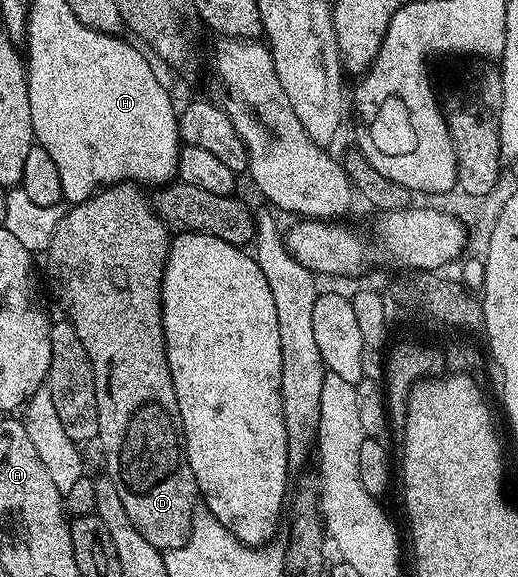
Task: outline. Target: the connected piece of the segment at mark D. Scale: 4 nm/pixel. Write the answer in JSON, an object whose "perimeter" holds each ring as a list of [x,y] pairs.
{"perimeter":[[[112,183],[109,187],[102,187],[94,191],[93,196],[82,203],[74,203],[65,212],[65,216],[55,226],[54,236],[51,237],[47,250],[49,256],[49,287],[57,294],[59,302],[65,306],[64,314],[69,324],[79,333],[79,341],[83,341],[83,349],[87,349],[87,357],[91,357],[91,365],[95,373],[95,401],[99,409],[99,433],[96,442],[101,443],[101,451],[105,454],[104,474],[115,485],[115,493],[119,493],[119,501],[123,501],[123,509],[127,509],[127,517],[131,517],[133,524],[163,553],[171,549],[179,549],[187,541],[193,528],[193,510],[199,506],[197,482],[195,473],[191,473],[191,465],[187,461],[185,452],[185,438],[181,432],[181,418],[179,405],[175,401],[175,385],[171,381],[171,369],[167,365],[167,349],[165,348],[165,334],[163,333],[163,317],[161,316],[161,286],[163,273],[169,256],[169,241],[171,232],[161,218],[153,211],[153,204],[141,192],[138,184]]]}

